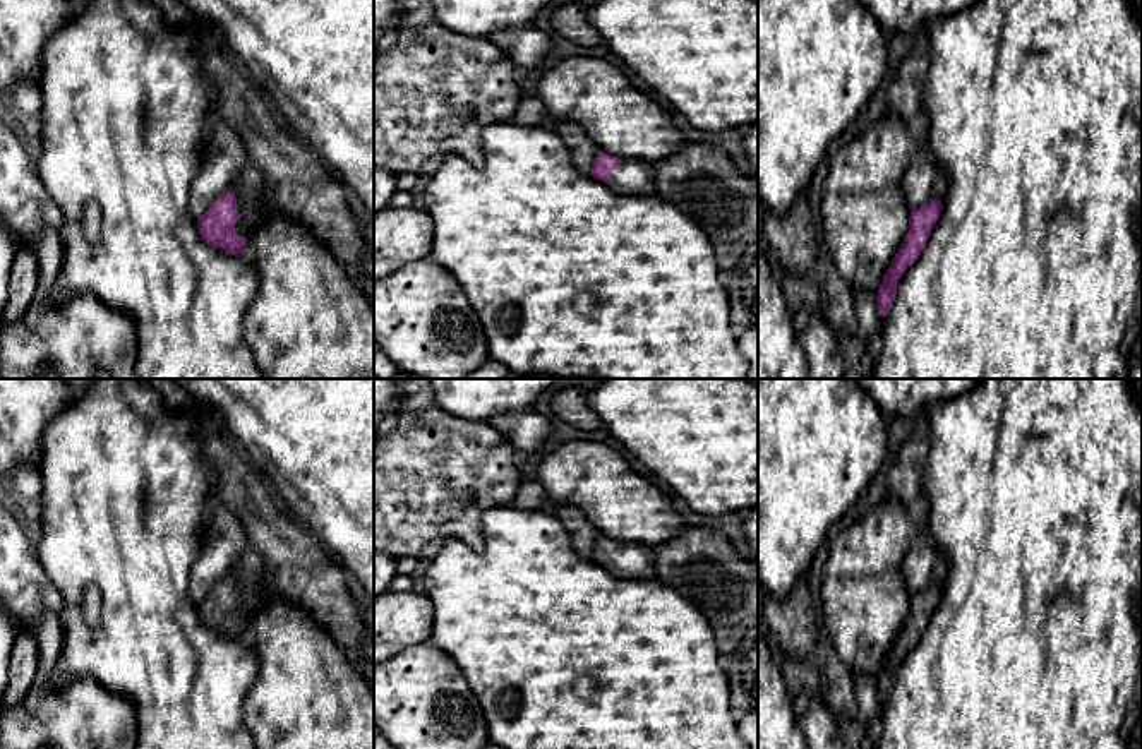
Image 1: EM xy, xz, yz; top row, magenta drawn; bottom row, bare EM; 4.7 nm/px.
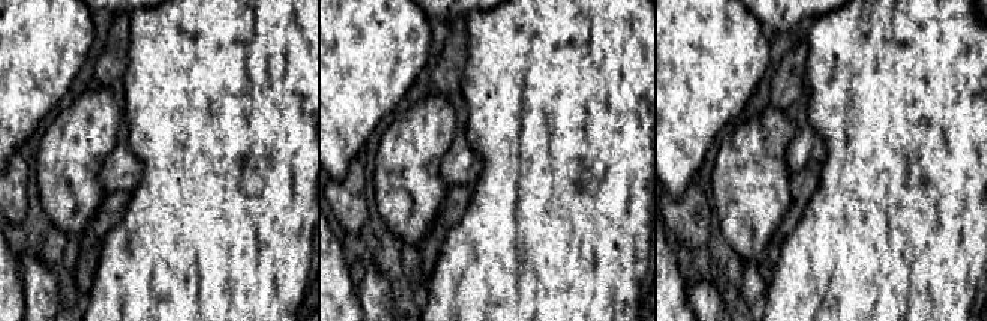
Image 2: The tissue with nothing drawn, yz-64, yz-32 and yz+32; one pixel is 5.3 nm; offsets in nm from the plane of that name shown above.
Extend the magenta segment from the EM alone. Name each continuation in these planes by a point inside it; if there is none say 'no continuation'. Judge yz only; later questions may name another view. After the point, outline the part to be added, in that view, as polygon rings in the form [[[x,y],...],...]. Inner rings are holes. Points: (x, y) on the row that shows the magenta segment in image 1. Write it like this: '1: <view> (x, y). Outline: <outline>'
no continuation

